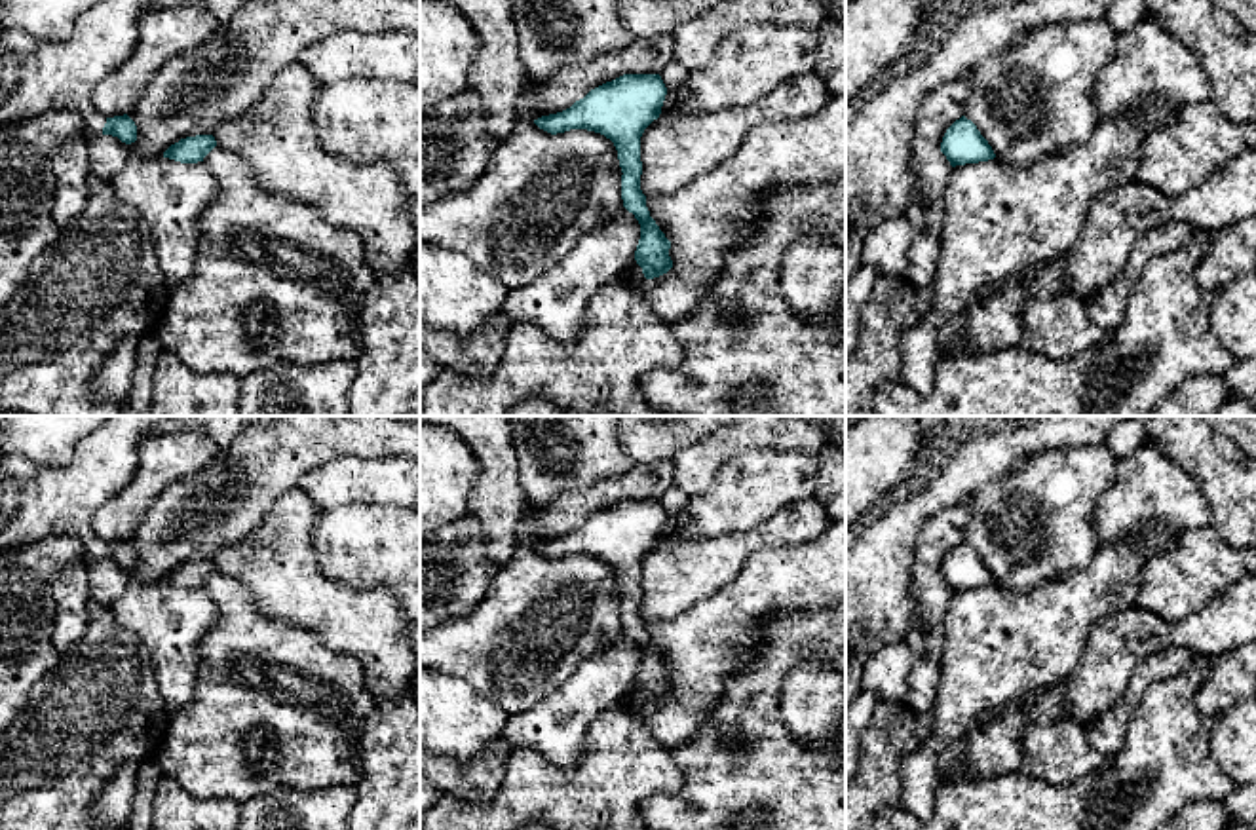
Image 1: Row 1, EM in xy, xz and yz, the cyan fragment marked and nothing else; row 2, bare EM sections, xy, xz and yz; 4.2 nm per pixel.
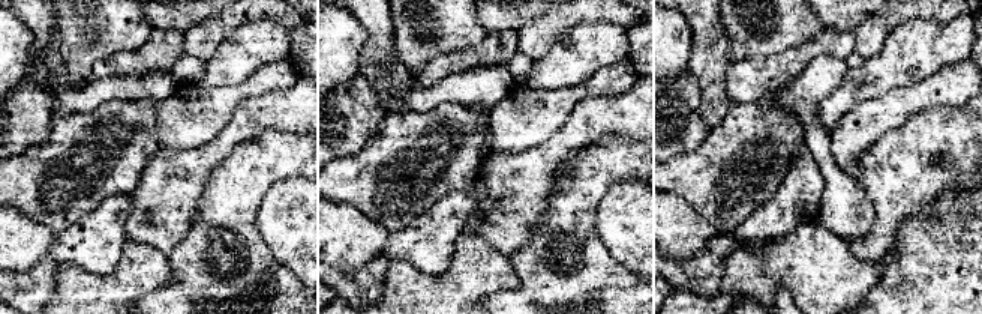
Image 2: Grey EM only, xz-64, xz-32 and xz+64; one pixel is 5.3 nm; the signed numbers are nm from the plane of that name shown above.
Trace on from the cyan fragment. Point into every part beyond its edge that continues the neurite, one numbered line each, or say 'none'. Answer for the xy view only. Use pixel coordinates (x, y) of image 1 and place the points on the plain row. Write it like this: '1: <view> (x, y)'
1: xy (35, 502)

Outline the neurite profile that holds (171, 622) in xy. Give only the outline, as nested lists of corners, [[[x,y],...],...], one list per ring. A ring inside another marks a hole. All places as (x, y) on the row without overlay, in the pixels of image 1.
[[[129,581],[110,610],[146,646],[154,682],[169,712],[186,708],[198,682],[198,646],[219,619],[205,589]]]

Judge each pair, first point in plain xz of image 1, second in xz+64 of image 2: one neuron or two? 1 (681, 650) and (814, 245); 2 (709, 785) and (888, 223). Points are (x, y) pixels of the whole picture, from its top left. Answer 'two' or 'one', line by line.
1: two
2: two

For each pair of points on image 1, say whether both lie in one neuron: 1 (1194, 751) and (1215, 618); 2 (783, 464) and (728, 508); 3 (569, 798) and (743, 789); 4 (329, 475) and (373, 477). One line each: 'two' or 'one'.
1: two
2: one
3: two
4: one

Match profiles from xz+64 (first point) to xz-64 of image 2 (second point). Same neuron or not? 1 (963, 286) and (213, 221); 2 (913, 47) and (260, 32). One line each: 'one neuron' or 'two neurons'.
1: one neuron
2: one neuron

